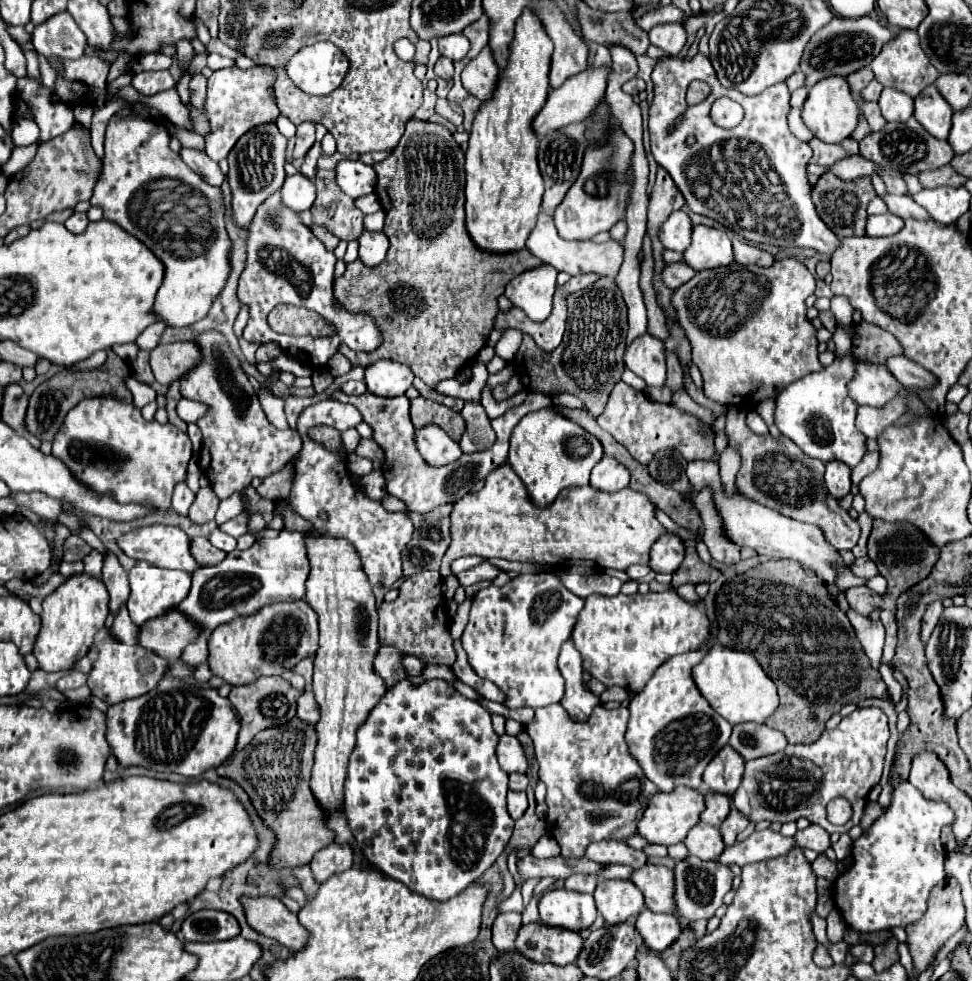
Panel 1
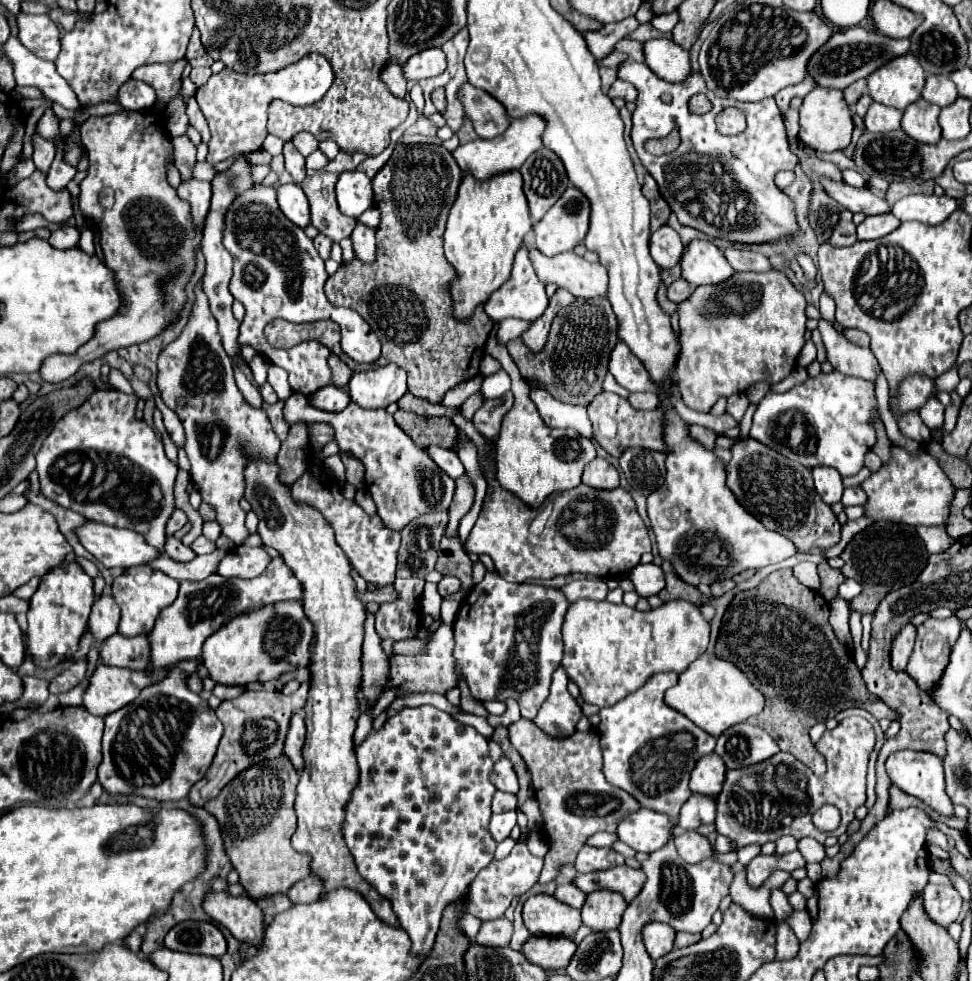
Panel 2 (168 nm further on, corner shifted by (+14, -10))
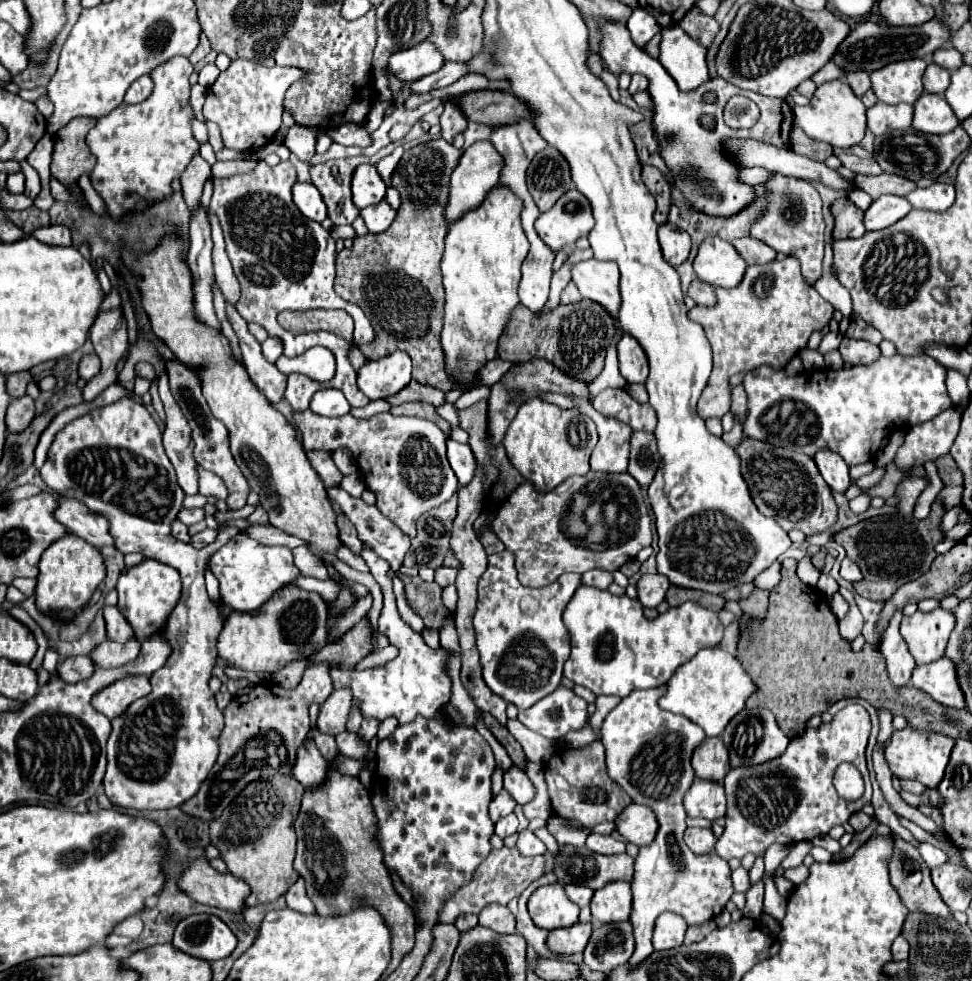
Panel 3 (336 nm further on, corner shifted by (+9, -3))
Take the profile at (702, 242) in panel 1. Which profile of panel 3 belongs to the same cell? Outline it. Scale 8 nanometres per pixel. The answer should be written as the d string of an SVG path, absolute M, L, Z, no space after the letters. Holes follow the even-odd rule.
M707 237L693 261L697 277L715 287L735 287L743 279L747 263L729 241L721 237Z

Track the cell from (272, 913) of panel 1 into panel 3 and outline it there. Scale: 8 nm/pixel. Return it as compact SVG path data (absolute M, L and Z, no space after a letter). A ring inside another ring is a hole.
M205 859L195 861L179 879L179 887L197 903L229 913L243 913L251 889L231 873L215 871Z

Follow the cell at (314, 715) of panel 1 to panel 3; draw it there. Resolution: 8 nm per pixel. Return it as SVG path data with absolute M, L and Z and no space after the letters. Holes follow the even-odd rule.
M307 737L301 745L301 749L297 751L297 761L293 765L293 777L299 783L303 783L305 787L315 787L315 785L323 783L327 767L329 767L329 763L319 753L313 739Z

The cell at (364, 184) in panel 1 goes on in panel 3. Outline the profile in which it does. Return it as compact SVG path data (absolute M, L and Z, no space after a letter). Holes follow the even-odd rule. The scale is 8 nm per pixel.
M359 165L353 173L351 191L353 191L353 203L357 209L365 209L371 205L377 205L381 197L385 197L385 183L379 177L377 169L373 165Z

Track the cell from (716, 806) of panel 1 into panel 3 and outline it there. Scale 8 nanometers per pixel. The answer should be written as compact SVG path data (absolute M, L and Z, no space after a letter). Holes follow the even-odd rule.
M695 779L685 793L685 811L689 817L705 817L715 821L725 815L725 793L715 781Z

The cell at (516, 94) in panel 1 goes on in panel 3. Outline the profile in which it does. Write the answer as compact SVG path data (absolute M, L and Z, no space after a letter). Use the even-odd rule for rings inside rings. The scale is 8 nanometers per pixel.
M497 185L493 191L489 191L489 197L485 197L477 209L465 213L461 221L449 225L445 253L441 259L445 285L445 325L441 333L441 345L445 351L447 371L461 381L457 387L473 385L477 371L489 359L497 357L497 341L507 325L509 313L519 303L517 283L521 279L521 263L529 251L529 241L521 229L521 209L521 199L513 197L505 185Z

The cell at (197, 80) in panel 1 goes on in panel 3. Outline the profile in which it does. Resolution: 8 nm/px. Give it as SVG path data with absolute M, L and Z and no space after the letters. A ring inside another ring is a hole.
M205 121L205 125L207 125L207 131L209 131L209 143L211 143L213 151L219 151L223 147L223 141L221 141L221 135L219 135L217 125L211 123L211 121Z

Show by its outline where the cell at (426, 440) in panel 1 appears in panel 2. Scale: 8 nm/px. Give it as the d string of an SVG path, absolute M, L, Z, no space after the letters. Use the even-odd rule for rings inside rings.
M432 446L432 448L428 448L428 454L450 478L456 480L458 476L464 474L464 466L462 466L462 462L460 462L460 458L458 458L458 454L454 450Z

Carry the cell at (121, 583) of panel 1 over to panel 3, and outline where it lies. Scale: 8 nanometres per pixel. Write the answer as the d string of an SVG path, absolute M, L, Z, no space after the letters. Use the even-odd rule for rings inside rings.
M105 605L103 615L105 615L105 623L107 623L107 639L125 643L133 637L133 629L131 629L129 621L119 613L117 605L113 605L113 607Z

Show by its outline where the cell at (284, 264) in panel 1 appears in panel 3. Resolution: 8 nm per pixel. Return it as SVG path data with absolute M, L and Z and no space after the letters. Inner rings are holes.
M259 161L259 165L245 175L233 175L227 179L213 179L213 197L211 197L211 211L217 215L219 225L223 229L225 235L225 243L227 243L227 255L233 263L233 271L235 277L239 279L241 285L241 299L237 303L237 311L239 315L247 321L247 323L257 323L261 327L267 329L269 337L279 337L283 341L283 355L287 357L297 357L301 353L305 353L307 349L315 347L315 345L323 345L327 347L335 359L337 359L337 371L335 377L327 383L319 383L313 381L305 375L291 375L287 381L287 389L285 389L285 399L291 403L291 407L295 411L303 411L309 407L309 401L313 397L315 391L325 389L325 387L335 387L341 389L347 397L347 401L351 403L351 407L365 407L369 403L369 399L359 391L355 379L357 379L357 371L351 367L349 359L347 359L347 351L351 349L345 339L329 333L329 331L315 331L315 333L305 333L305 335L291 335L289 331L285 331L283 327L279 327L277 323L277 315L279 311L307 311L307 309L343 309L347 311L353 319L355 319L355 345L365 345L365 343L373 343L375 341L375 333L373 327L369 323L369 319L365 317L365 313L355 305L355 303L347 303L343 301L335 291L333 291L333 277L335 277L335 241L331 239L329 231L325 231L321 227L321 223L307 219L305 215L301 215L301 211L295 207L293 199L291 199L291 187L297 181L295 177L295 167L289 161L281 161L275 167L269 167L265 161Z

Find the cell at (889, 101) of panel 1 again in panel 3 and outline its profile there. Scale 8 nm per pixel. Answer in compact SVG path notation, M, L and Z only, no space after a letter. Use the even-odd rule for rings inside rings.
M875 103L871 109L867 109L867 127L873 135L883 135L893 129L907 129L911 127L913 119L913 105L887 105L887 103Z

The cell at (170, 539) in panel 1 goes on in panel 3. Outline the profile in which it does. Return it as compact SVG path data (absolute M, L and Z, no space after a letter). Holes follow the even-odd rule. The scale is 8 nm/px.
M59 499L59 507L55 511L57 521L61 521L69 533L85 539L89 545L101 549L113 545L113 537L109 533L109 521L97 513L91 513L77 499Z

